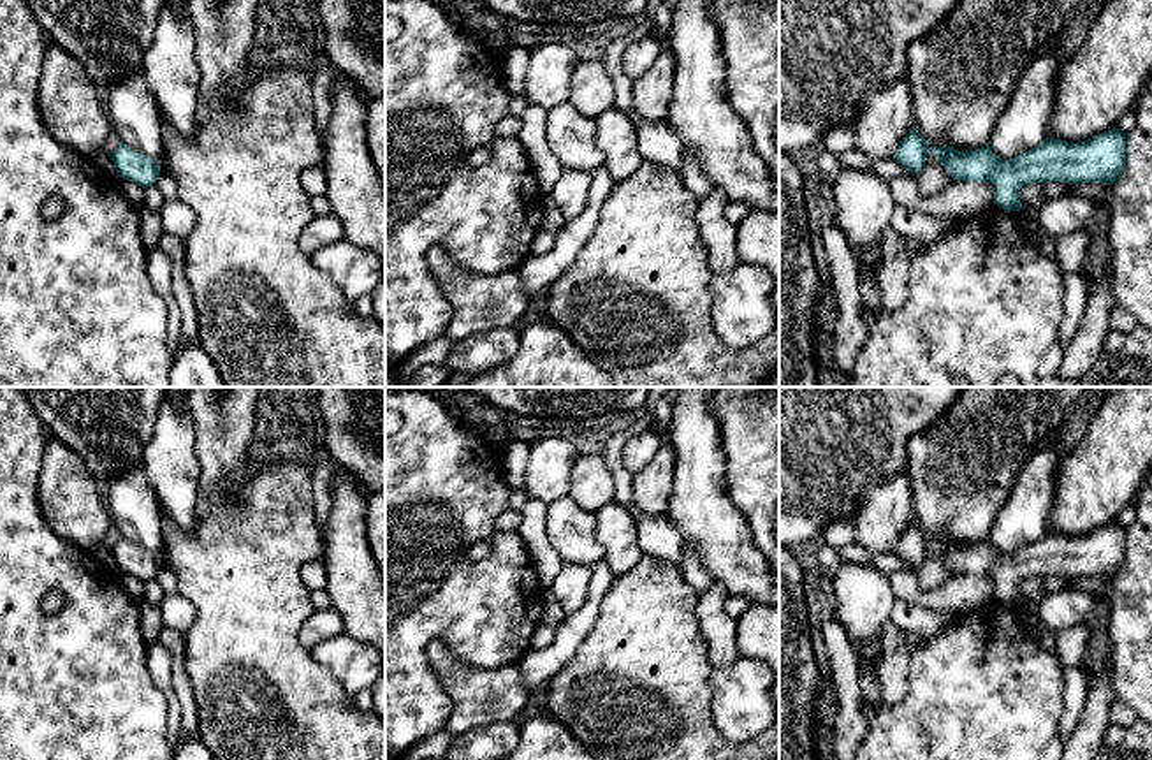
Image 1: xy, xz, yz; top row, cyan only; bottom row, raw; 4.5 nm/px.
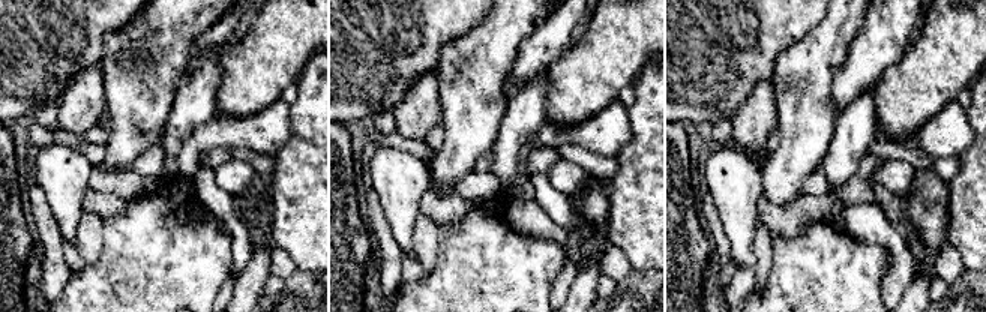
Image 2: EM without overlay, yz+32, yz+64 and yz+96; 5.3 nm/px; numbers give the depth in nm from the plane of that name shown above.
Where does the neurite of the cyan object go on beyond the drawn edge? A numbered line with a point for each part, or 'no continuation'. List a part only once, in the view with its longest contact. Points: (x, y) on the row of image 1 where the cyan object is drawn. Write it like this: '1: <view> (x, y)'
no continuation

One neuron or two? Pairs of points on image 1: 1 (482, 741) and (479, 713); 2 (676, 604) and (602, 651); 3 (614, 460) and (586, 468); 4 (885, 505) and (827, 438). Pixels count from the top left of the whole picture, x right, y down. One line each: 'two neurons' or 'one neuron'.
1: two neurons
2: one neuron
3: two neurons
4: two neurons

